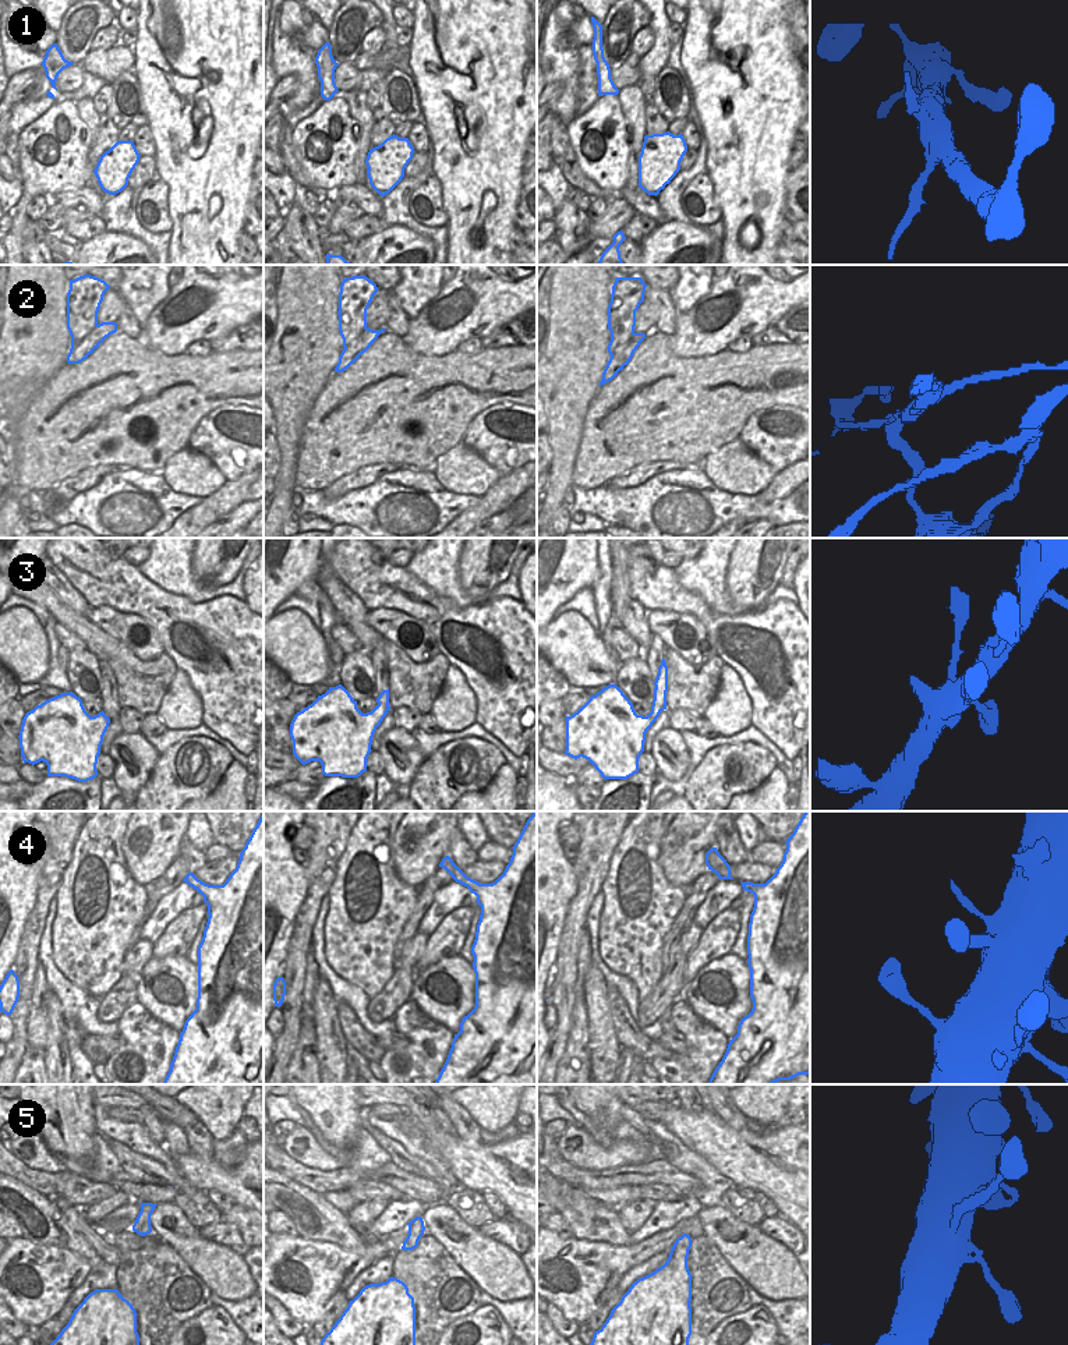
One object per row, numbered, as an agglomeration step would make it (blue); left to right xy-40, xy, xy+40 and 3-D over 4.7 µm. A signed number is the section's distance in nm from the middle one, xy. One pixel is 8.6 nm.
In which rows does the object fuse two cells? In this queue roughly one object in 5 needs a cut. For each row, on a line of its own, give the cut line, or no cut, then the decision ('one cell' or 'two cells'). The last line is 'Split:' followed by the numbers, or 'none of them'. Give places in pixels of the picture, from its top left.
1: cut none; one cell
2: cut xy-40 (96, 324), (71, 346); two cells
3: cut none; one cell
4: cut none; one cell
5: cut none; one cell
Split: 2

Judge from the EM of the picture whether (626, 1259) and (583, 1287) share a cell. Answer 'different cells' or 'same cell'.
same cell

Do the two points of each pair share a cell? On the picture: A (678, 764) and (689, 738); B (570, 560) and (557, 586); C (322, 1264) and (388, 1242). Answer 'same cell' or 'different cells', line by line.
A: different cells
B: same cell
C: same cell

